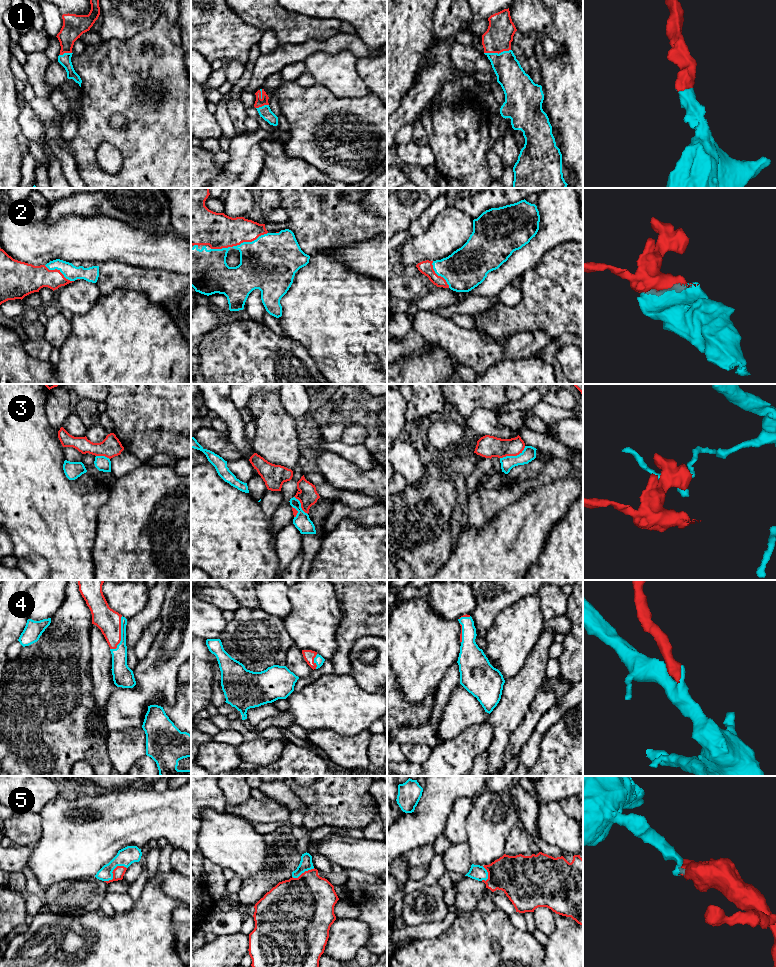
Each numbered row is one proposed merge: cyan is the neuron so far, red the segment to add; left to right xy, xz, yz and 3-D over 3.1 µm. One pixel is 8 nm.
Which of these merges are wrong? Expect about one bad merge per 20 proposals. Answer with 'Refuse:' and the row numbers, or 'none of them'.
Refuse: 3

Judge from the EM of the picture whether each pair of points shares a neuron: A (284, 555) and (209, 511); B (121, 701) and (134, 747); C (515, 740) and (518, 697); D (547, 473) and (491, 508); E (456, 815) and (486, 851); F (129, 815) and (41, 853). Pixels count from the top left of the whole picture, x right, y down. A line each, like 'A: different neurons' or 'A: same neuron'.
A: different neurons
B: different neurons
C: different neurons
D: same neuron
E: different neurons
F: same neuron

